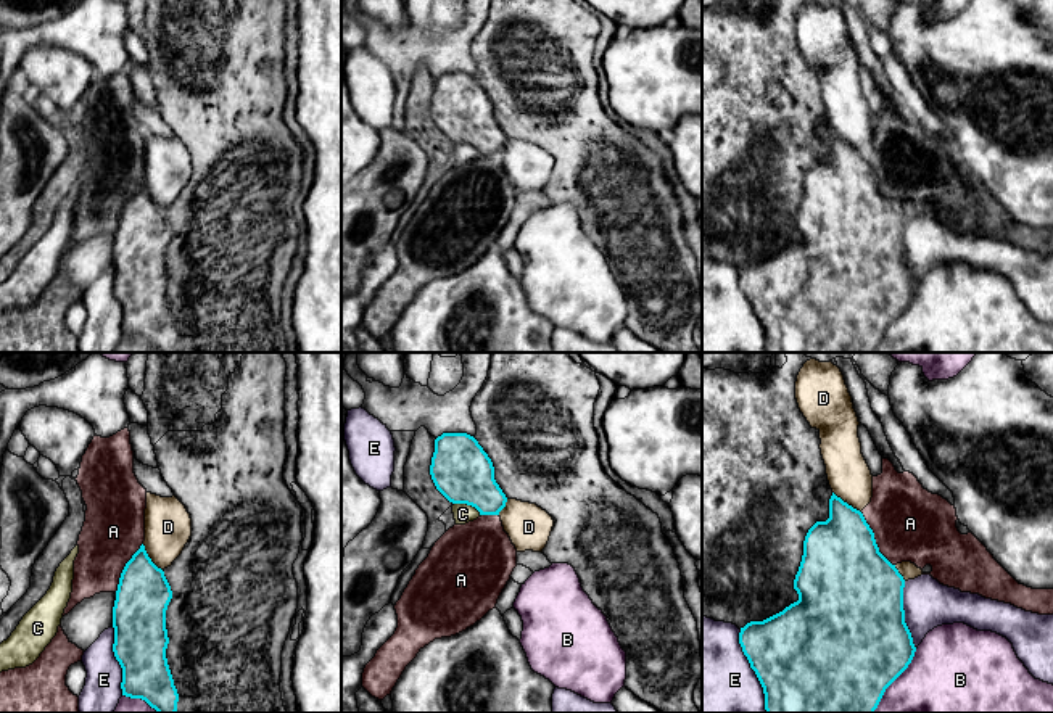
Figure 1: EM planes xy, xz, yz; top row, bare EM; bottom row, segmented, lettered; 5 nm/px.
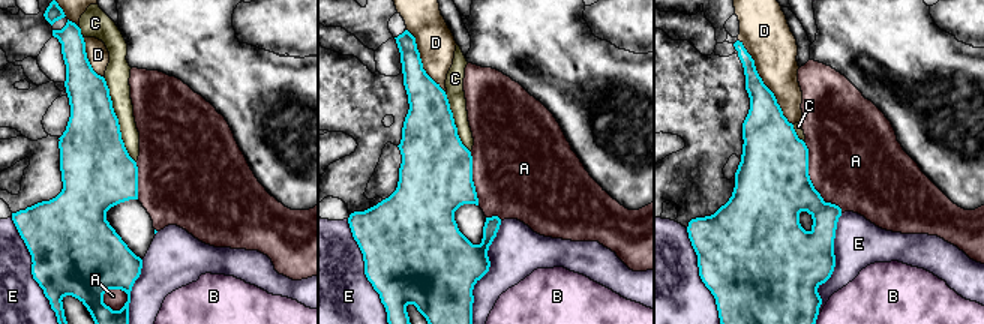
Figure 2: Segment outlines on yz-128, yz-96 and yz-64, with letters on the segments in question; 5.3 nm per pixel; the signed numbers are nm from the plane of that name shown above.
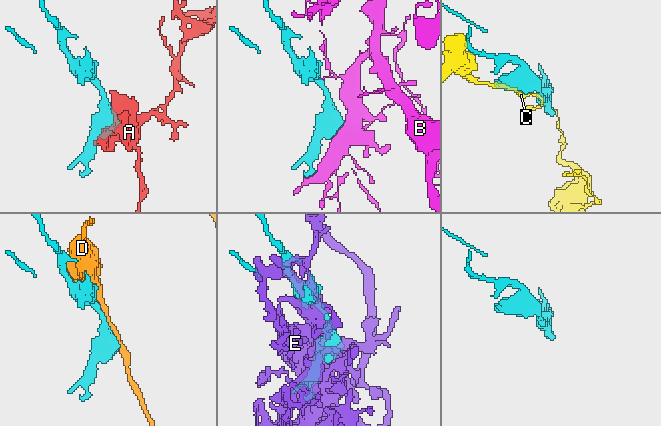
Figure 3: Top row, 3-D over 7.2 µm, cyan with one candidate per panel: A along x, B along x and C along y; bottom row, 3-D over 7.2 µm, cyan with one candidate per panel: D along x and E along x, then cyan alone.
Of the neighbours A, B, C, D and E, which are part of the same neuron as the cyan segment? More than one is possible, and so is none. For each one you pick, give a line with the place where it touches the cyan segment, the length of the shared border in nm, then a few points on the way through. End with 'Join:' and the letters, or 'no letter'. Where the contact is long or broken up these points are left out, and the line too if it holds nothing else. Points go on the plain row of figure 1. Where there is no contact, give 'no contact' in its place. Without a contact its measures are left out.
A: meets cyan in yz at (875, 179); contact 320 nm long
Join: A

